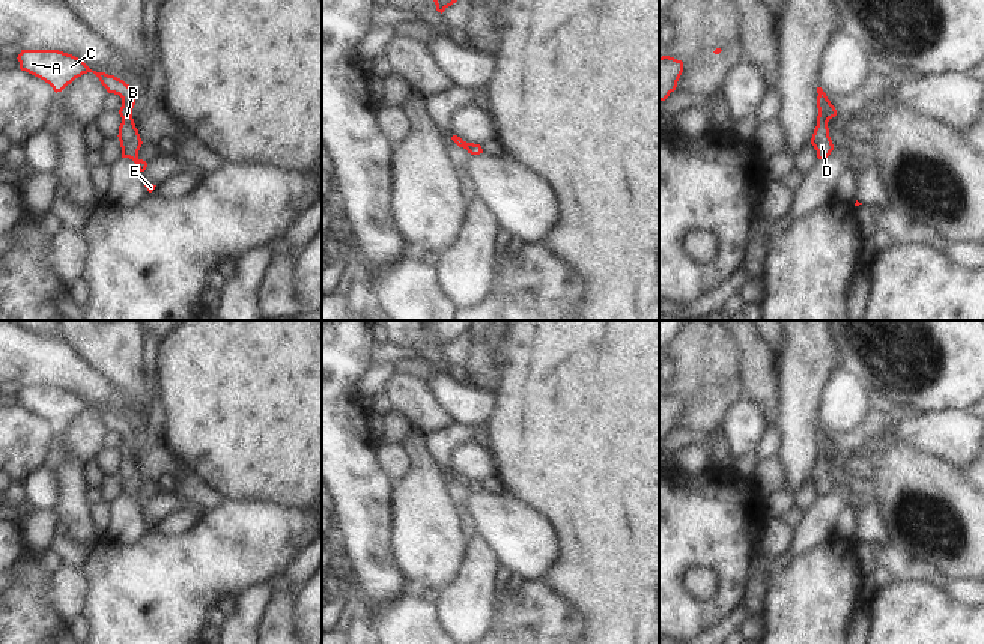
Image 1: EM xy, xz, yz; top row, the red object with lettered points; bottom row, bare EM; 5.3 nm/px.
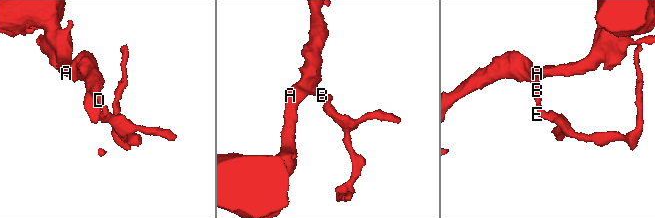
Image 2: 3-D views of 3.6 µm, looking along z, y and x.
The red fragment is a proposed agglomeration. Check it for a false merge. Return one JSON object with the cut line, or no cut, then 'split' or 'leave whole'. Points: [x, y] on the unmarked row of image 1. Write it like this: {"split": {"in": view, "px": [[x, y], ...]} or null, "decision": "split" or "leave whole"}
{"split": null, "decision": "leave whole"}

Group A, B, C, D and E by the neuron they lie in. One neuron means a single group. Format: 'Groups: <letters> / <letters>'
Groups: A B C D E.

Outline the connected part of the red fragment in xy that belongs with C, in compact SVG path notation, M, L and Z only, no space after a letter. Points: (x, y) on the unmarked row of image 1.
M21 387L17 396L21 408L44 417L56 430L62 429L83 411L93 409L108 430L122 435L122 444L119 447L122 460L117 472L122 485L122 495L132 497L140 509L146 507L147 500L138 495L143 478L132 456L137 429L134 429L129 421L114 412L92 408L81 396L59 387Z

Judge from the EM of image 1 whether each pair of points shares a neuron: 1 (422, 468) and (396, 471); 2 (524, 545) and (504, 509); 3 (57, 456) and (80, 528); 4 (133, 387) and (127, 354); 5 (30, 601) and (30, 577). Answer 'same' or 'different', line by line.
1: different
2: same
3: same
4: same
5: same

